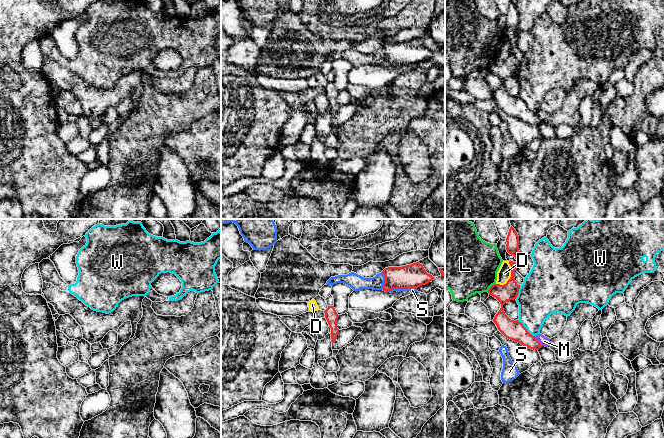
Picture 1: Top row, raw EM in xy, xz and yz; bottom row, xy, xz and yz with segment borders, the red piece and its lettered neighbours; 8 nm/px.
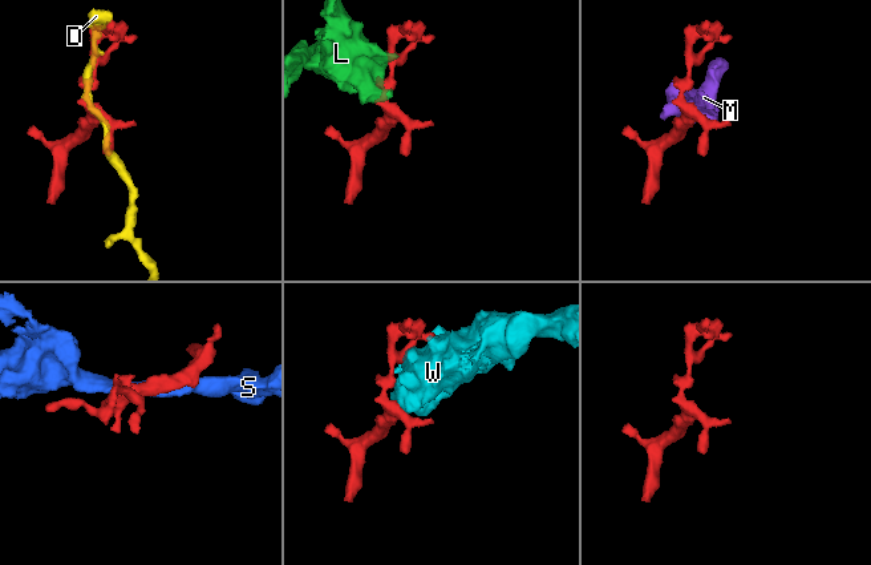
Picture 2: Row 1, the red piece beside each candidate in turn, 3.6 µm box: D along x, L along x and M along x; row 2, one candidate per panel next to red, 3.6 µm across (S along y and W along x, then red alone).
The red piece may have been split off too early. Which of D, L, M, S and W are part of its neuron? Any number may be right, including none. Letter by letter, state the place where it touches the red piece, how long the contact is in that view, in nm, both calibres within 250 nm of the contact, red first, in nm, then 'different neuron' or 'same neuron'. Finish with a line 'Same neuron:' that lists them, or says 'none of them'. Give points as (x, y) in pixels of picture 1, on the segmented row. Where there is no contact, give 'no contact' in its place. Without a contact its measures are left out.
D: contact yz (510, 277); length 220 nm; calibres 140 and 110 nm; different neuron
L: contact yz (490, 287); length 100 nm; calibres 140 and 460 nm; different neuron
M: contact yz (538, 341); length 100 nm; calibres 160 and 80 nm; different neuron
S: contact xz (401, 288); length 240 nm; calibres 190 and 50 nm; different neuron
W: contact yz (525, 328); length 190 nm; calibres 160 and 320 nm; different neuron
Same neuron: none of them

